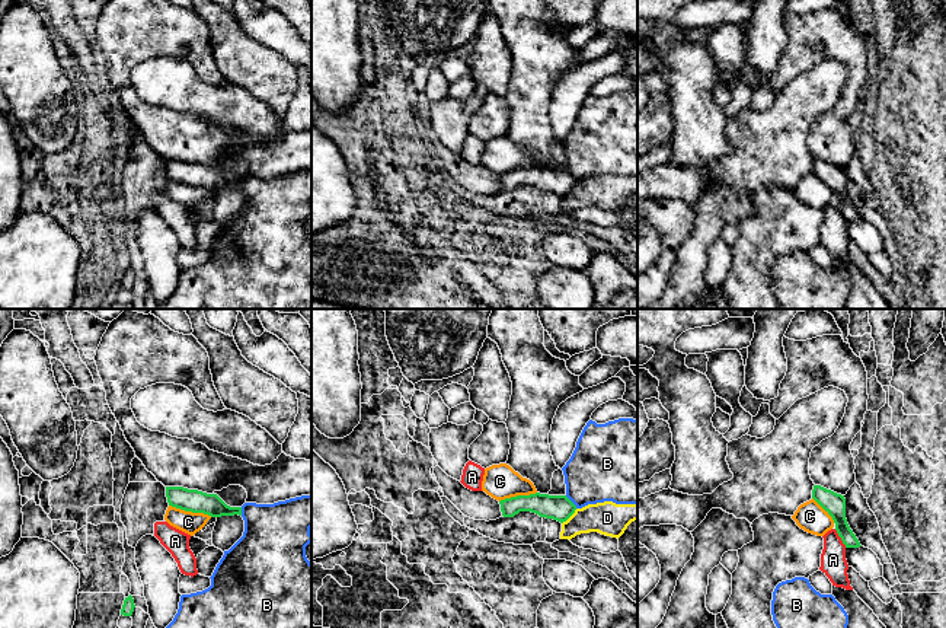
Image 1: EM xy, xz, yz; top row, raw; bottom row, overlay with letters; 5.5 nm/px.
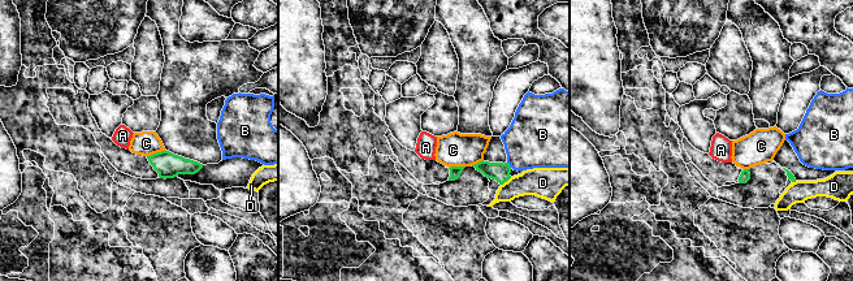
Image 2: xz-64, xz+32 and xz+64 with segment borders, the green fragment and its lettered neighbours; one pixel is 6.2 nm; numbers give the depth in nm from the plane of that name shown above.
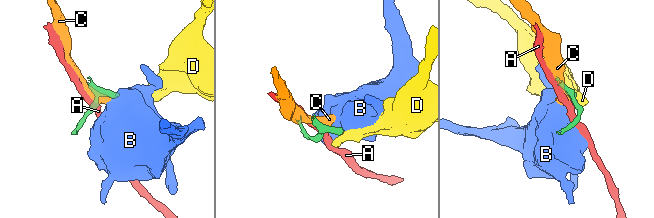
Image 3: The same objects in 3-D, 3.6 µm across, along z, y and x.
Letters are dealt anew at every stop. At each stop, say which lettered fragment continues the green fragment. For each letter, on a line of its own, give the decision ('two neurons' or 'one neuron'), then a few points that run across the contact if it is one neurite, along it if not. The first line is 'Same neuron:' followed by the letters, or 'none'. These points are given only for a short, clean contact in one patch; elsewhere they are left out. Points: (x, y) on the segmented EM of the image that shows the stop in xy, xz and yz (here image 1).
Same neuron: none
A: two neurons; line yz (834, 529), (846, 547)
B: two neurons; line xz (565, 496), (577, 507)
C: two neurons; line xy (169, 504), (211, 516)
D: two neurons; line xz (577, 509), (562, 523)

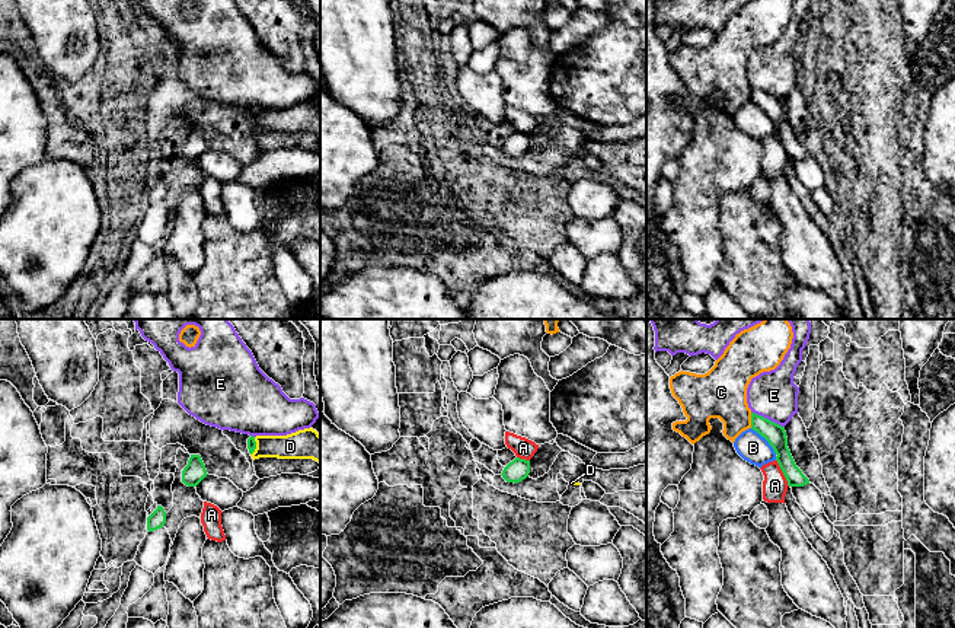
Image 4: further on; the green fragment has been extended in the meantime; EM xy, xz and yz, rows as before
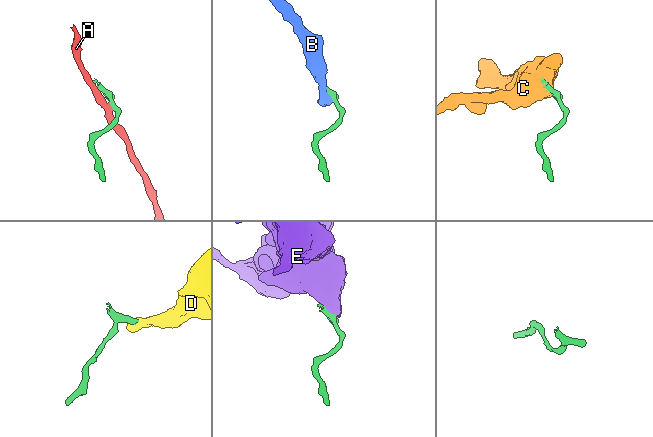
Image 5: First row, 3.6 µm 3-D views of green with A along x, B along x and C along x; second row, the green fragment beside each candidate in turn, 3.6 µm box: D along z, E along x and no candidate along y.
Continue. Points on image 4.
Same neuron: none
A: two neurons; line yz (776, 459), (789, 485)
B: two neurons; line yz (751, 427), (776, 453)
C: two neurons
D: two neurons; line xy (255, 437), (255, 450), (251, 455)
E: two neurons

